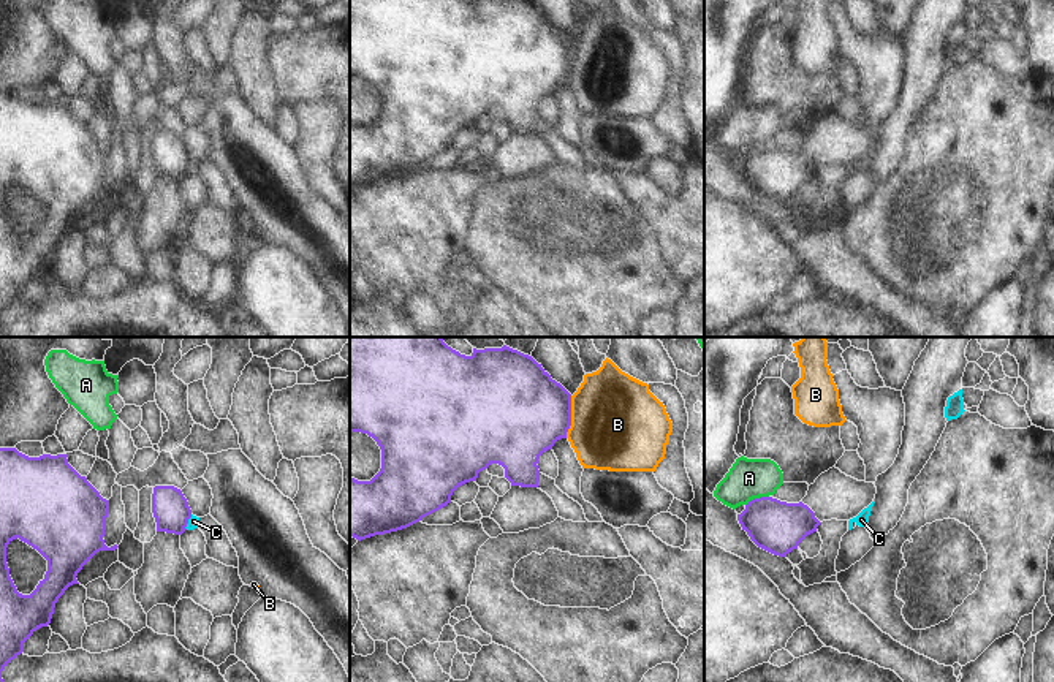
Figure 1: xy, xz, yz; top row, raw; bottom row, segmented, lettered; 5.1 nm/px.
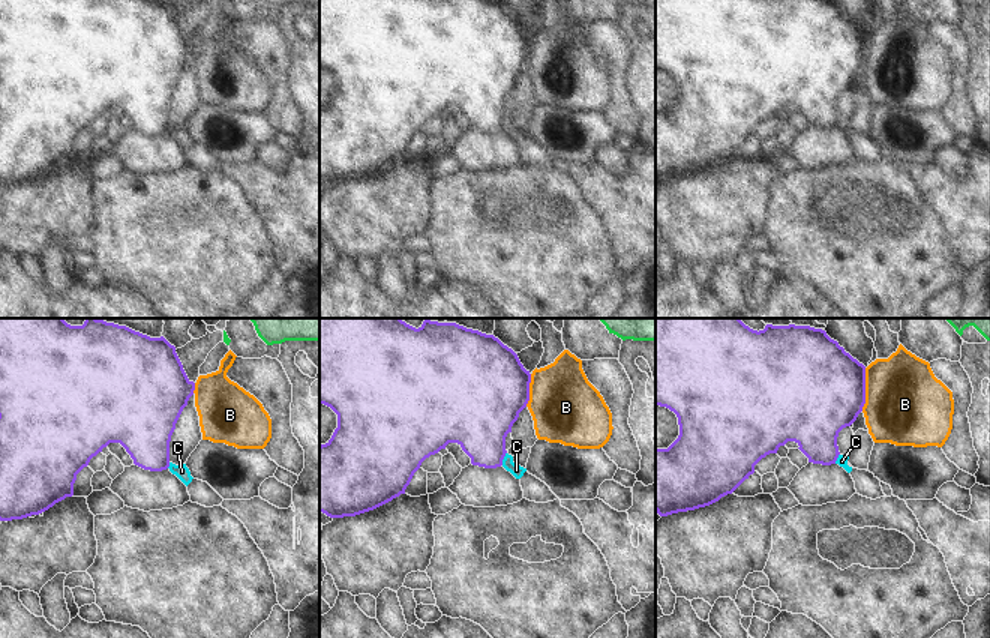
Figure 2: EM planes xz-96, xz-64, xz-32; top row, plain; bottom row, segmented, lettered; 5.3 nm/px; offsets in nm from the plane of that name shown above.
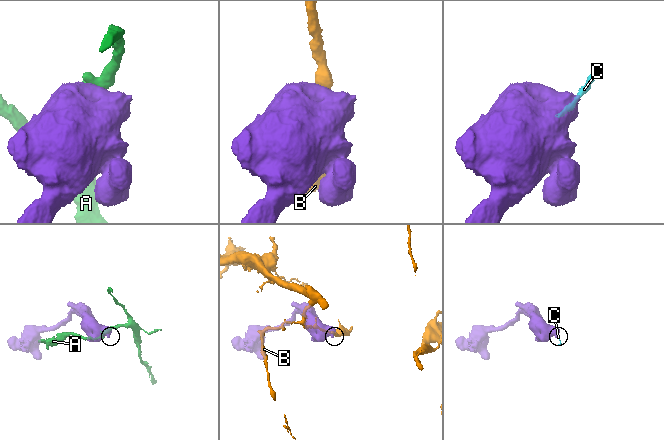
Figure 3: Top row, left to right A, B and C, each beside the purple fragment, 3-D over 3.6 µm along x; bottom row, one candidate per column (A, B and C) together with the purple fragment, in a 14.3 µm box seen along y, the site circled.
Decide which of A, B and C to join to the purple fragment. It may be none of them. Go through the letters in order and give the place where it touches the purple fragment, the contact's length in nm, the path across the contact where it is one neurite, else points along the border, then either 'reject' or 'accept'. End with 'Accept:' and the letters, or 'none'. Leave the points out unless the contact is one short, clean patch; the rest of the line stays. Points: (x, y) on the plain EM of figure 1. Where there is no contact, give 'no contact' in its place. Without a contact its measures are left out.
A: meets purple in yz at (757, 144); contact 130 nm long; reject
B: meets purple in xz at (570, 62); contact 220 nm long; border along xz (572, 41), (572, 70), (565, 83); reject
C: meets purple in xy at (187, 168); contact 90 nm long; border along xy (192, 160), (185, 174); reject
Accept: none

